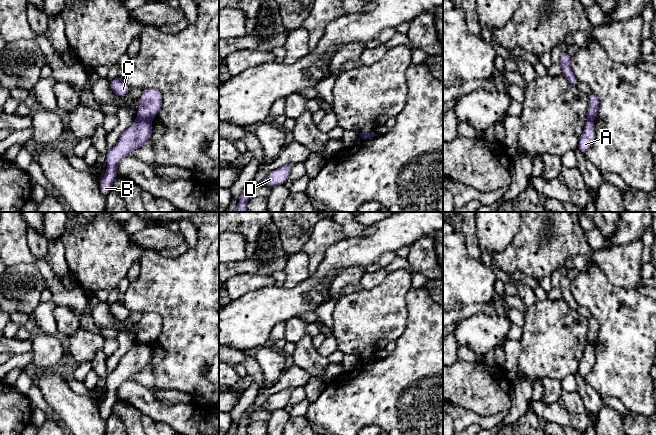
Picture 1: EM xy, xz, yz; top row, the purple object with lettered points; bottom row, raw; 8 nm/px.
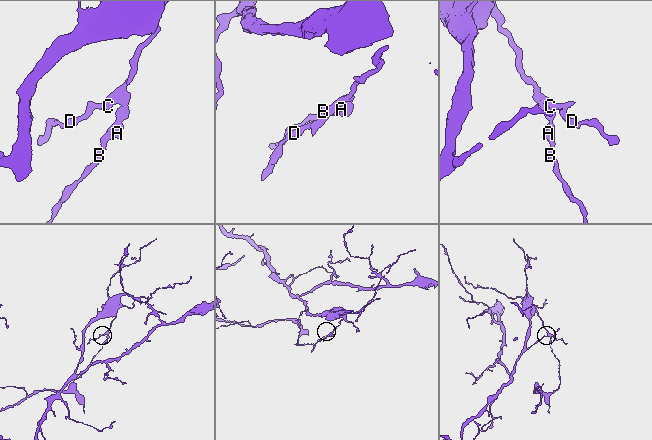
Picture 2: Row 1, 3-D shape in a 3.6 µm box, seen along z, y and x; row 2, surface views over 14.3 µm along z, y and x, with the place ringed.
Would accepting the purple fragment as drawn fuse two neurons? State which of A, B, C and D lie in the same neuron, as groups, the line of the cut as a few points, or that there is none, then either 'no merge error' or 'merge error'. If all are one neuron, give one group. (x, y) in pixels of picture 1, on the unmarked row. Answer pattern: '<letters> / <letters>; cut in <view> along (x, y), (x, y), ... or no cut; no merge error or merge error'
A B / C D; cut in xy along (138, 341), (149, 344); merge error

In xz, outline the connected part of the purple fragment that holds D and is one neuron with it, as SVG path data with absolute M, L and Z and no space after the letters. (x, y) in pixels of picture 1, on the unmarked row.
M293 388L282 390L276 394L270 395L265 402L261 405L266 411L273 411L283 409L289 404L290 395Z

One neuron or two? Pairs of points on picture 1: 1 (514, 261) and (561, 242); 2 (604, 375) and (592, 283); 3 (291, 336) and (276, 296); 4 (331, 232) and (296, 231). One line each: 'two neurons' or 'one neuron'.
1: one neuron
2: one neuron
3: two neurons
4: two neurons

